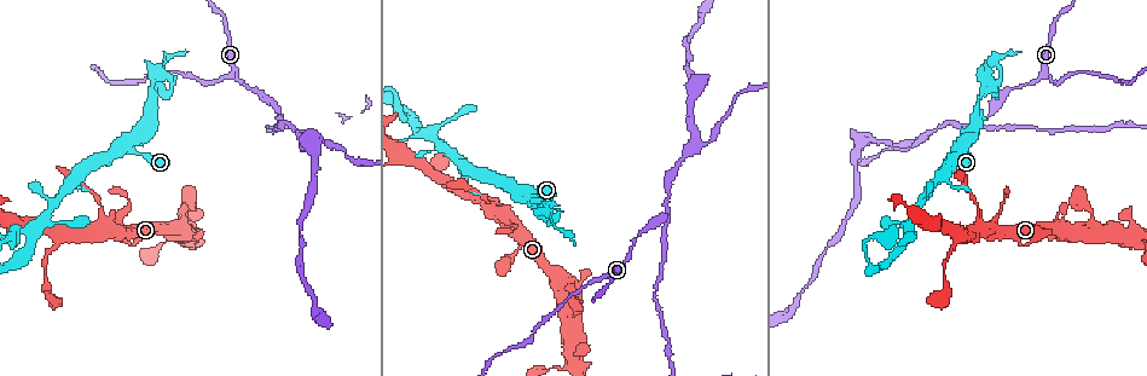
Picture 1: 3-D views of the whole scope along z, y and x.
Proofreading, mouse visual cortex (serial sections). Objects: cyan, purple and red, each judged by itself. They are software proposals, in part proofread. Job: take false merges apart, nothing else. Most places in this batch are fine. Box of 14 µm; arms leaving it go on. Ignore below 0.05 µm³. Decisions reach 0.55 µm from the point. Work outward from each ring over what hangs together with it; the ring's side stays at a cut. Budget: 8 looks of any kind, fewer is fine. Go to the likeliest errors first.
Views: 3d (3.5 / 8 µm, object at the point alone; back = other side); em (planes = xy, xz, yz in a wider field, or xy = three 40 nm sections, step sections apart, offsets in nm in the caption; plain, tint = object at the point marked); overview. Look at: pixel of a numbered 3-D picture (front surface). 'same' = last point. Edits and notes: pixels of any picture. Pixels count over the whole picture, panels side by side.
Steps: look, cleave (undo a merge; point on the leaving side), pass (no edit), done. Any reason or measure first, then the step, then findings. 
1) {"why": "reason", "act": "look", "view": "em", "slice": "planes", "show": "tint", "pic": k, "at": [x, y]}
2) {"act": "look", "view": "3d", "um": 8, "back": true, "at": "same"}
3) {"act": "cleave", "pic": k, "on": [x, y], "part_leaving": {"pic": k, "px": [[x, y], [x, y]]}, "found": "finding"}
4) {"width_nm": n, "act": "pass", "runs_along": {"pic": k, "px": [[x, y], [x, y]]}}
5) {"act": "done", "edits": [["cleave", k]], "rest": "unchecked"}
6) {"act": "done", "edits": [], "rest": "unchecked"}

{"why": "two arms at a narrow angle", "act": "look", "view": "3d", "um": 3.5, "pic": 1, "at": [427, 136]}

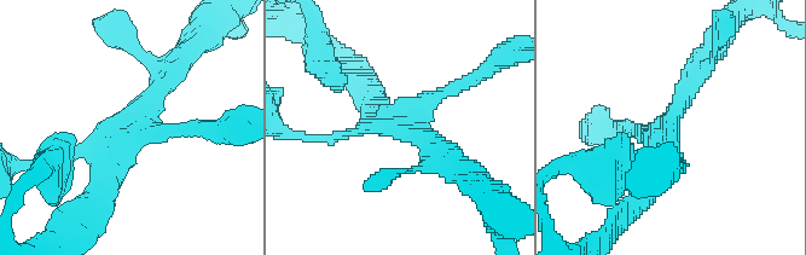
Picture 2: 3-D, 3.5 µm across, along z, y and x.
{"arms": 4, "arm_widths_nm": [150, 200, 300, 350], "why": "shape alone is not enough", "act": "look", "view": "em", "slice": "xy", "step": 1, "show": "plain", "pic": 2, "at": [668, 118]}

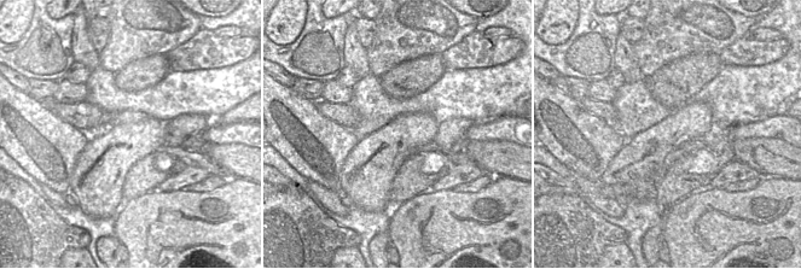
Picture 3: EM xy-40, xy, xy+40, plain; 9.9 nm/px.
{"act": "look", "view": "em", "slice": "xy", "step": 1, "show": "tint", "at": "same"}

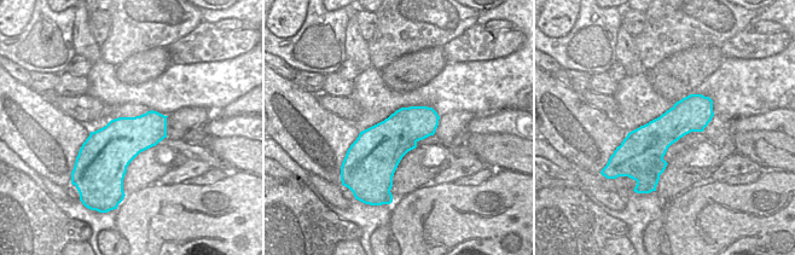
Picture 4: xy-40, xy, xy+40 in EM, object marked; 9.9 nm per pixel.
{"act": "pass", "runs_along": {"pic": 2, "px": [[178, 61], [119, 132], [100, 187]]}, "found": "all the same cell"}

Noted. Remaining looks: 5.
{"why": "a fork", "act": "look", "view": "3d", "um": 3.5, "pic": 1, "at": [278, 119]}

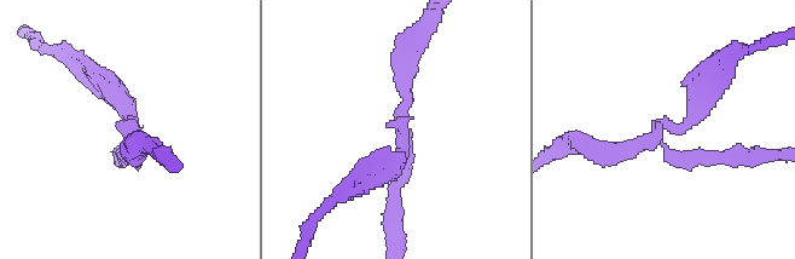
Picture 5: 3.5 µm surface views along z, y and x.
{"arms": 3, "arm_widths_nm": [200, 250, 300], "why": "need the tissue", "act": "look", "view": "em", "slice": "xy", "step": 5, "show": "plain", "pic": 5, "at": [401, 123]}

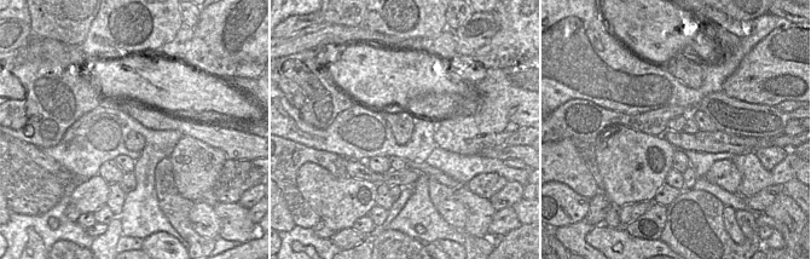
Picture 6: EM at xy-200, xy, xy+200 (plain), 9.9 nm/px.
{"why": "where the object lies", "act": "look", "view": "em", "slice": "xy", "step": 5, "show": "tint", "at": "same"}

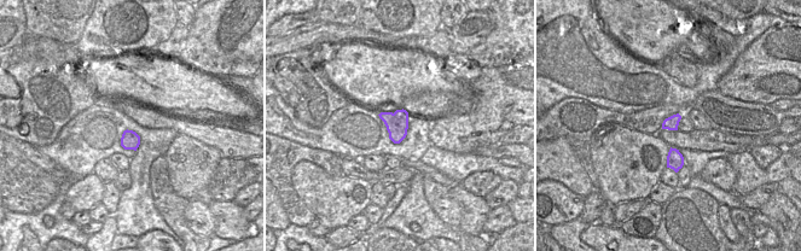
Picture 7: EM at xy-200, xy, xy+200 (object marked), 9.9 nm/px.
{"act": "cleave", "pic": 5, "on": [691, 162], "found": "two cells meet here"}

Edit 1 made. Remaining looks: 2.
{"act": "done", "edits": [["cleave", 5]], "rest": "unchecked"}

